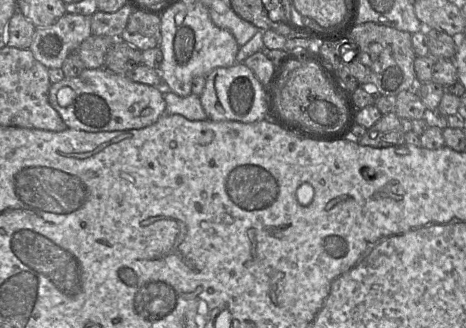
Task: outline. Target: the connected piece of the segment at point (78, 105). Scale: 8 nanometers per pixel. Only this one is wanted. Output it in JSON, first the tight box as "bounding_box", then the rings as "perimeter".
{"bounding_box":[49,68,166,132],"perimeter":[[[85,68],[80,75],[51,84],[49,103],[70,129],[106,132],[140,129],[154,124],[166,113],[162,84],[152,86],[134,82],[102,68]]]}

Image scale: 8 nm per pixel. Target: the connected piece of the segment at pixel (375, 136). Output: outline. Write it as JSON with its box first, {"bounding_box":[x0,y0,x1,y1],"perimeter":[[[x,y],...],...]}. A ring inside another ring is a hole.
{"bounding_box":[358,112,405,148],"perimeter":[[[389,112],[381,115],[380,119],[366,130],[358,141],[363,146],[383,148],[405,143],[405,133],[396,113]]]}

